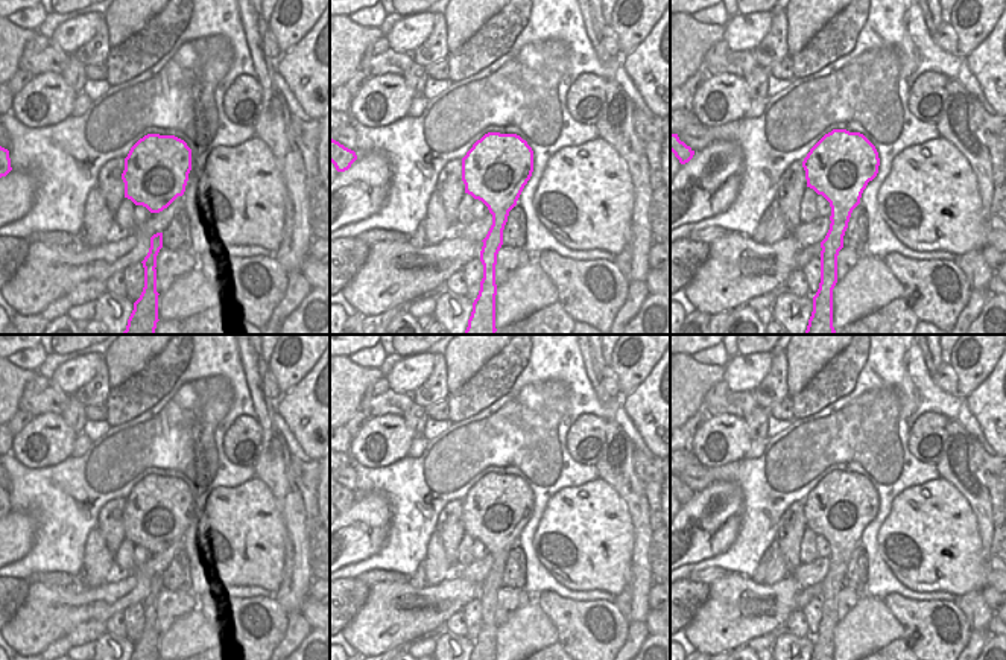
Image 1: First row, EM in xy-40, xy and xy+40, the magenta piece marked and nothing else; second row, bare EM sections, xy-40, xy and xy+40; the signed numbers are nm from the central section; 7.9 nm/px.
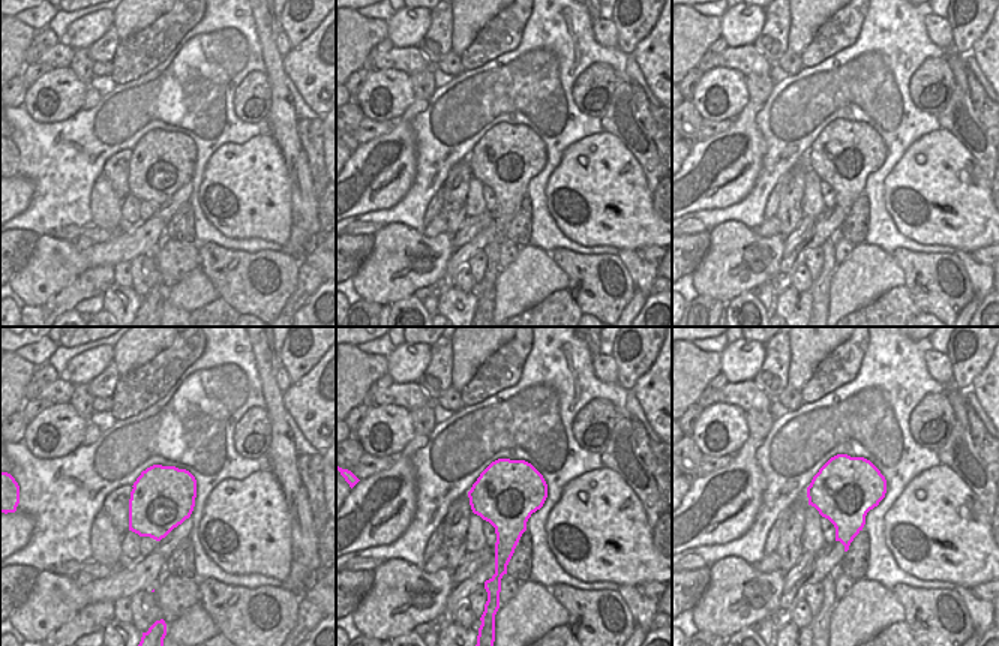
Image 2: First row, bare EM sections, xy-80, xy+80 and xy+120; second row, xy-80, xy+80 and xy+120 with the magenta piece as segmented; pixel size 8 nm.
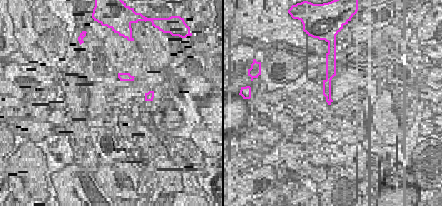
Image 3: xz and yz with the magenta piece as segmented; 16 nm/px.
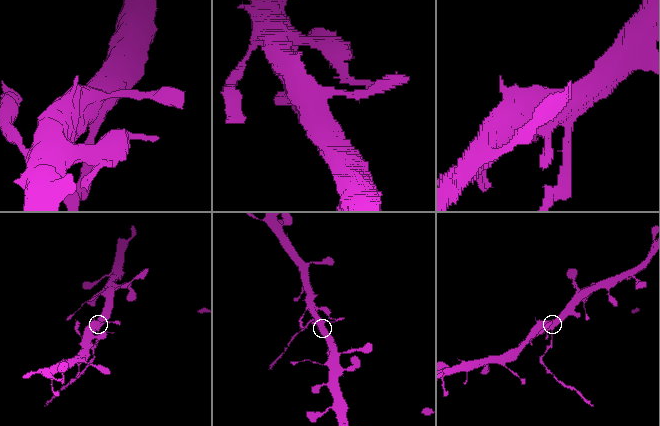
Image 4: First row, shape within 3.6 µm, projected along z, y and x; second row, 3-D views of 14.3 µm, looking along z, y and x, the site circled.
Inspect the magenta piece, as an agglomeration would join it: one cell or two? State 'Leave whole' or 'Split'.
Split.

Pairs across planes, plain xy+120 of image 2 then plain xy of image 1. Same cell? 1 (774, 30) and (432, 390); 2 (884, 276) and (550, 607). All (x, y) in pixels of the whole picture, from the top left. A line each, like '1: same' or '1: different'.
1: same
2: different

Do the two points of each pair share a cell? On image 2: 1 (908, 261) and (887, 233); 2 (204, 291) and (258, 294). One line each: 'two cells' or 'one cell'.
1: two cells
2: two cells

